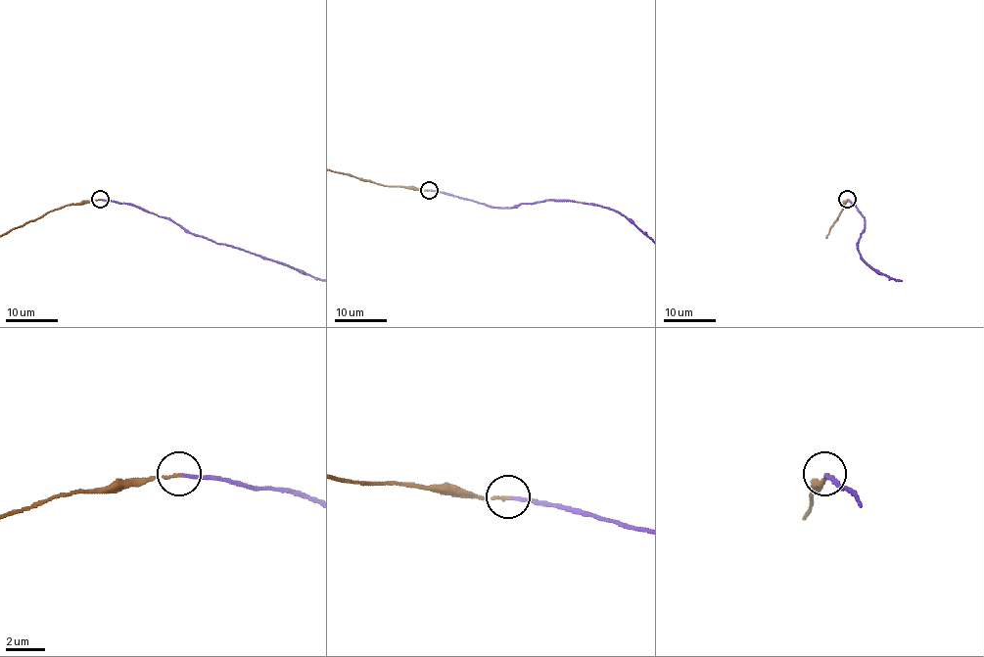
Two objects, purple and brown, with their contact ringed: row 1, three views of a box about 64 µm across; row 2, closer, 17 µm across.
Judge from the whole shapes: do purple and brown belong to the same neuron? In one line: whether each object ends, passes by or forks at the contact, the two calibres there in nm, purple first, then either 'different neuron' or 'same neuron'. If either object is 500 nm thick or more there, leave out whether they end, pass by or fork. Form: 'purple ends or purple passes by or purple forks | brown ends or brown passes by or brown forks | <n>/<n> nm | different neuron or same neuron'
purple ends | brown ends | 150/130 nm | same neuron

